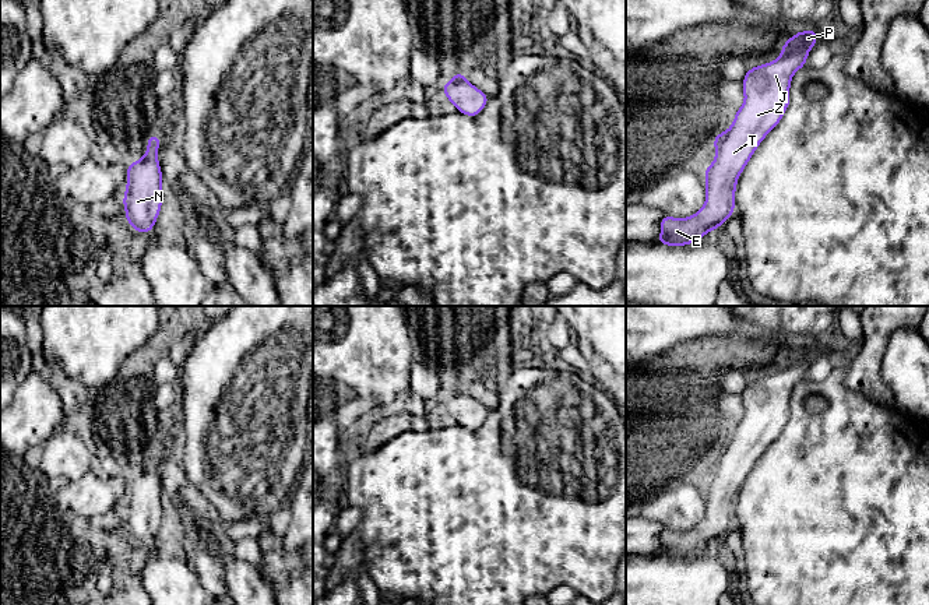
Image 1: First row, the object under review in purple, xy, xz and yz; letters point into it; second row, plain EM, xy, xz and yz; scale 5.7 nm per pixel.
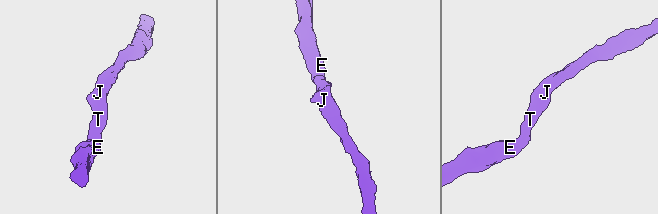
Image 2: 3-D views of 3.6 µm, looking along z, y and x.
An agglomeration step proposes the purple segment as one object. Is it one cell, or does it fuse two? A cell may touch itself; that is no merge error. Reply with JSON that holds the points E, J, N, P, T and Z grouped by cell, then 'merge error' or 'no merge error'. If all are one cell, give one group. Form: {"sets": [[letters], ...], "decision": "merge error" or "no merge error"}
{"sets": [["E", "J", "N", "P", "T", "Z"]], "decision": "no merge error"}

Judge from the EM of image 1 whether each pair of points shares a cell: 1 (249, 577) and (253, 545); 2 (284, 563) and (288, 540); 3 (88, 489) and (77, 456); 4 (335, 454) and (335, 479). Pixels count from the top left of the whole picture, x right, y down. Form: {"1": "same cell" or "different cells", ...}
{"1": "different cells", "2": "different cells", "3": "different cells", "4": "same cell"}

